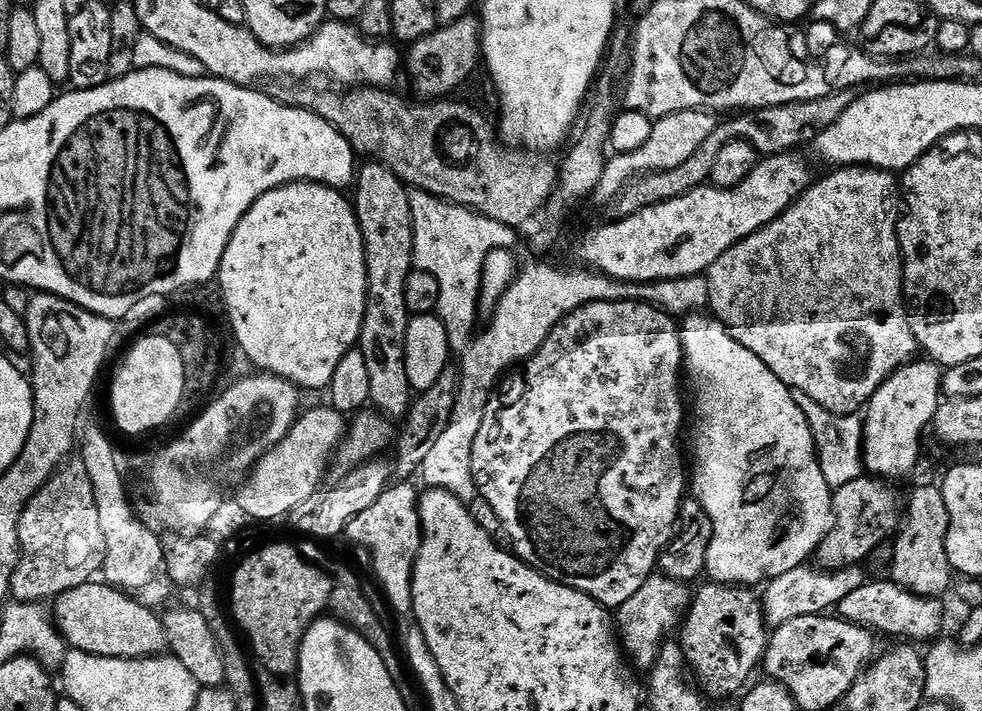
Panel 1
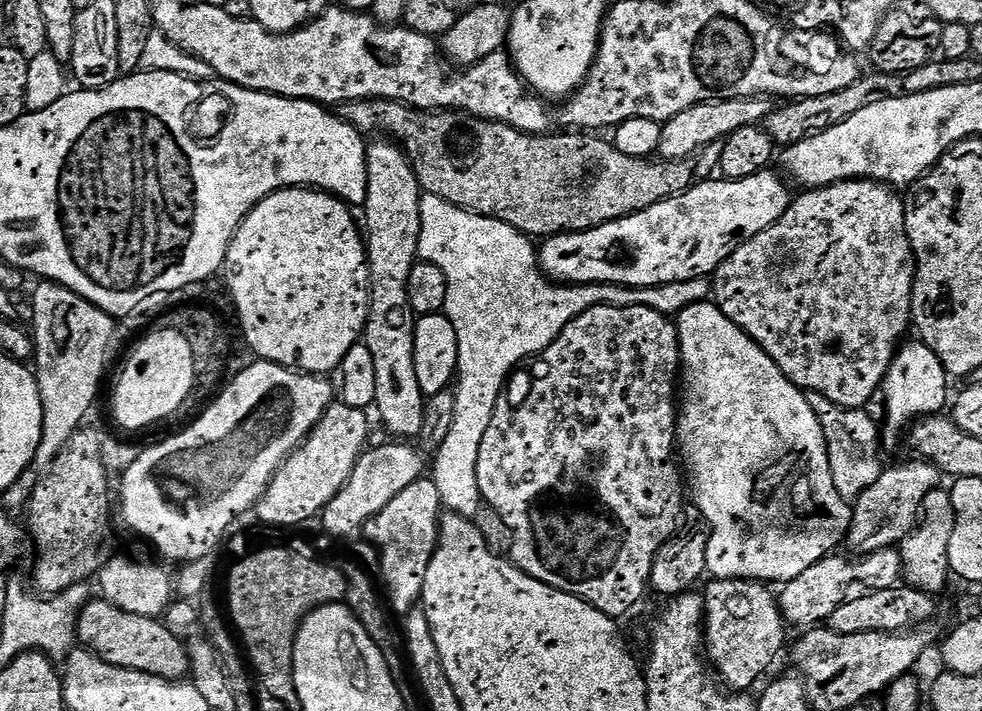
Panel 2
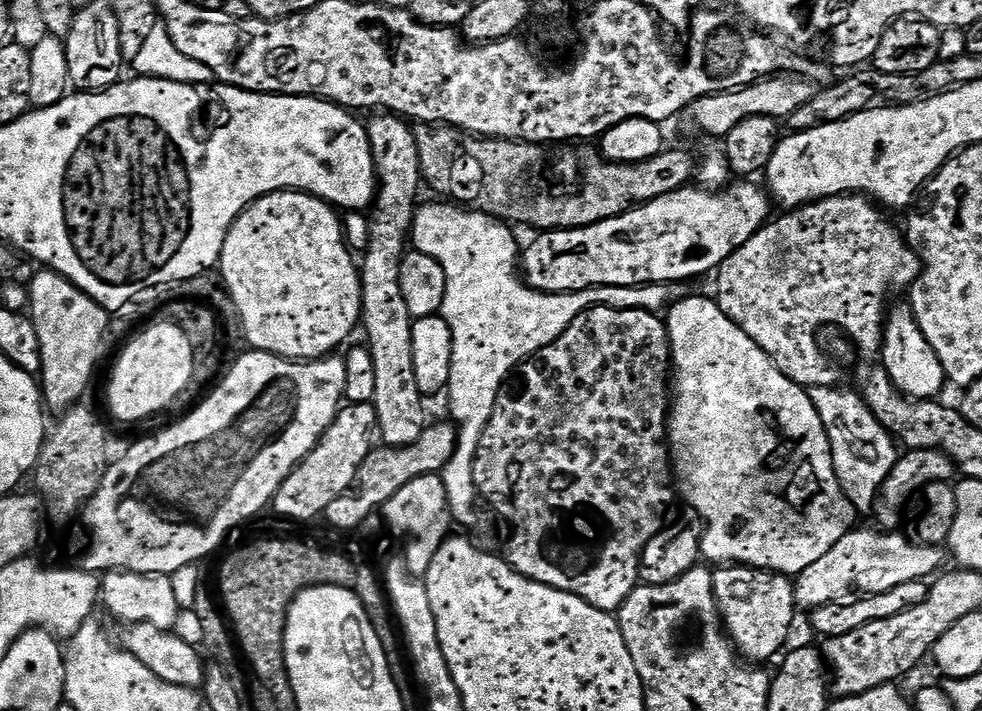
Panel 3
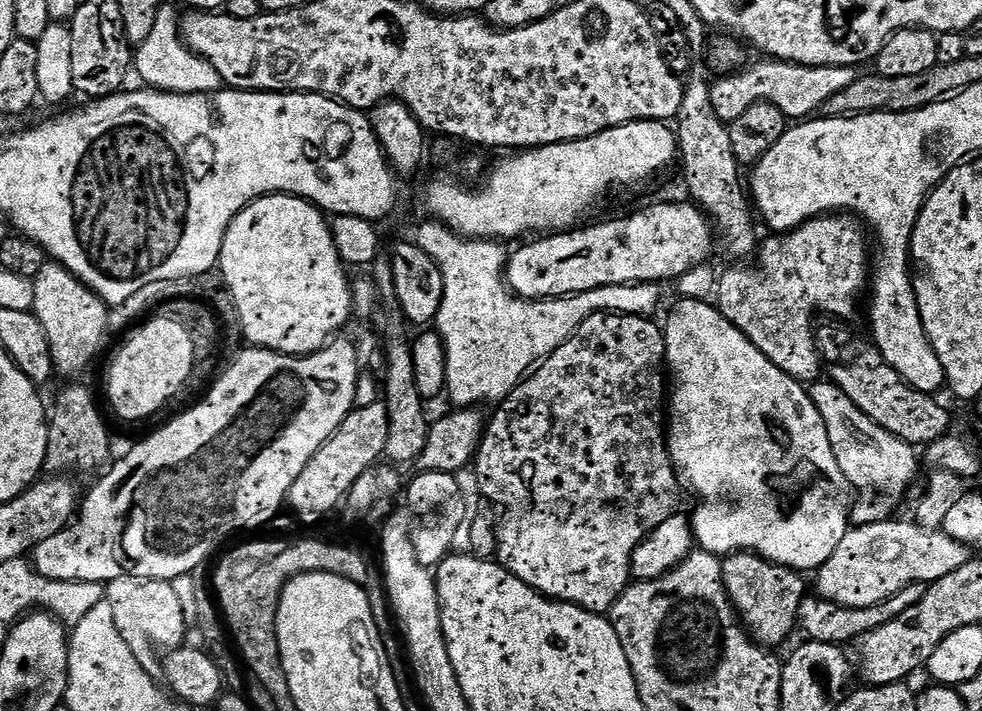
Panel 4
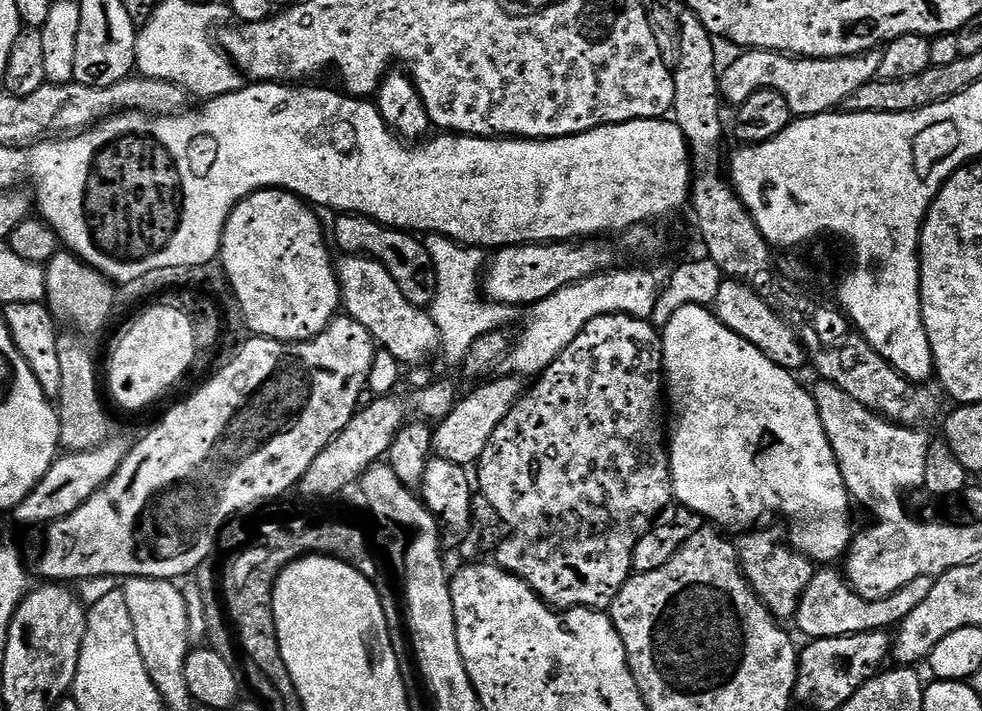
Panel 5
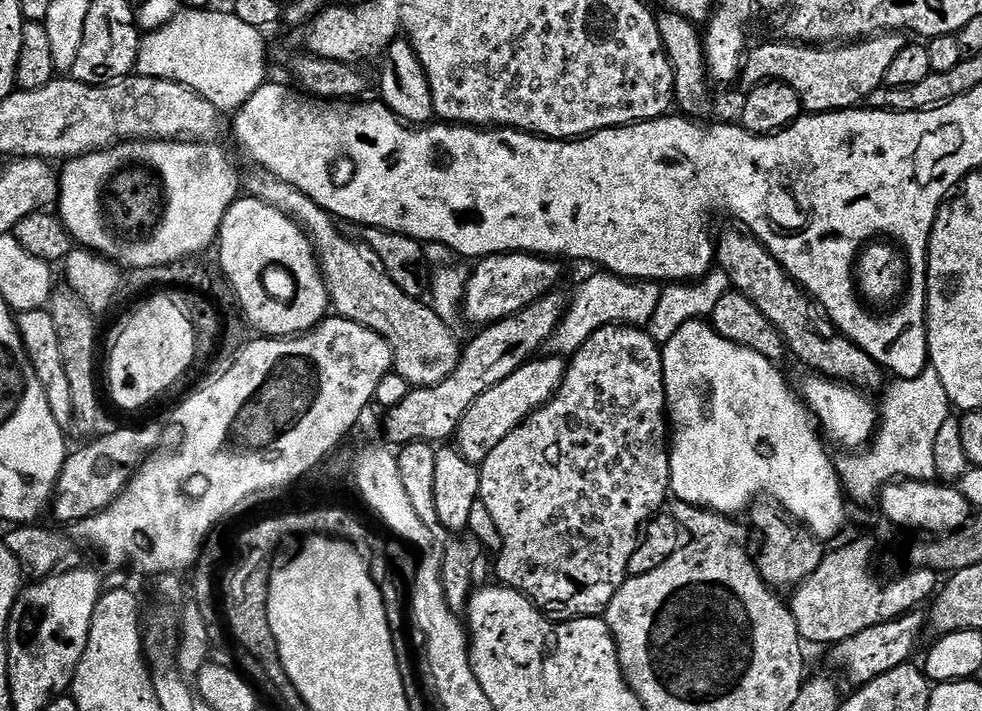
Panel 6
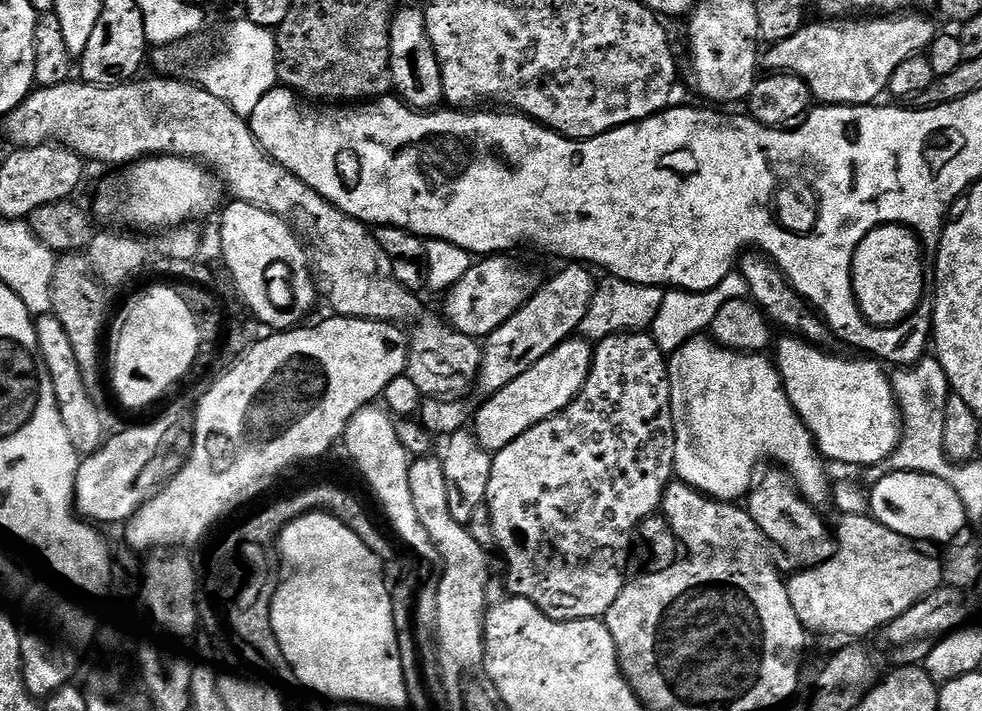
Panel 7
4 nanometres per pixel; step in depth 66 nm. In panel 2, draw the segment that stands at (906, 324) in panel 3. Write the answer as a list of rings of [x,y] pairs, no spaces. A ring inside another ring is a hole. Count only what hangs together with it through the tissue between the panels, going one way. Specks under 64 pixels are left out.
[[[905,343],[897,351],[892,365],[888,367],[888,373],[884,376],[882,397],[884,396],[884,412],[888,415],[888,425],[885,428],[883,425],[883,439],[884,436],[888,440],[894,439],[896,432],[902,431],[901,433],[903,433],[909,425],[922,416],[943,413],[945,411],[944,403],[949,403],[948,383],[950,383],[950,377],[947,368],[938,358],[938,354],[934,354],[934,350],[930,350],[927,344],[915,343]]]

